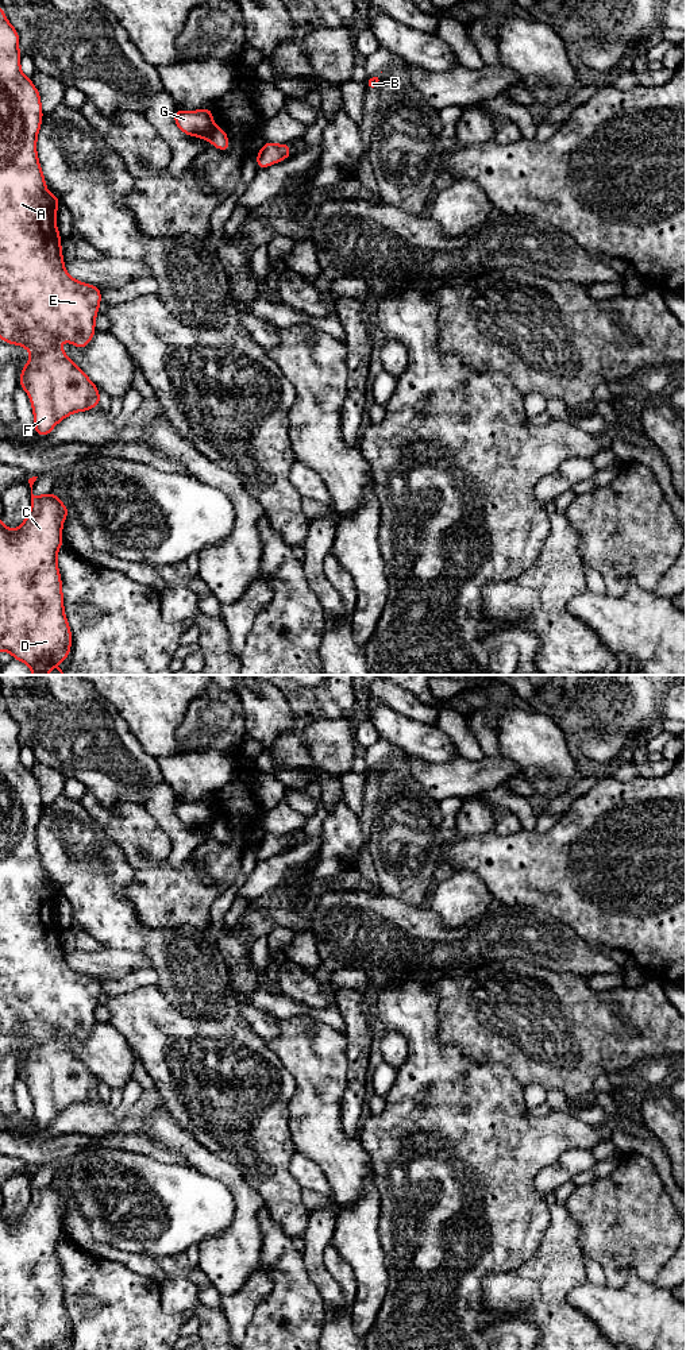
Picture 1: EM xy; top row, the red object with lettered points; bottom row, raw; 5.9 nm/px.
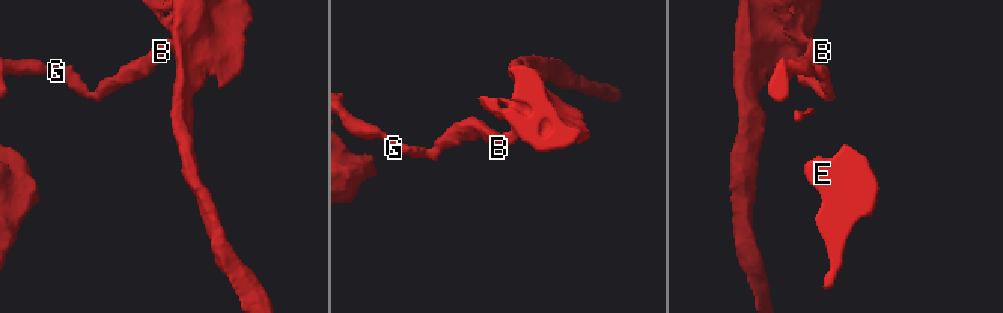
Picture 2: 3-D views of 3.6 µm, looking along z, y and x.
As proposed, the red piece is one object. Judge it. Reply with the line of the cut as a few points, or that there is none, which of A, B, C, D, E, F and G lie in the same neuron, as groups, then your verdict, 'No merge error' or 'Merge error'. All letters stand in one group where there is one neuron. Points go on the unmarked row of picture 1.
Split along xy (212, 816), (199, 826). Groups: A C D E F G / B. Merge error

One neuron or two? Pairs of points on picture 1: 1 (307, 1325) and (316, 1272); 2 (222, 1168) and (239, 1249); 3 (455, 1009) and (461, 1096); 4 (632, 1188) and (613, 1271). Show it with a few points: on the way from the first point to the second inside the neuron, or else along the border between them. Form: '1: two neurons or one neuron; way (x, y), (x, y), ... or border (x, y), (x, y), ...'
1: two neurons; border (303, 1254), (303, 1265), (326, 1304)
2: one neuron; way (241, 1188), (243, 1192), (243, 1229)
3: two neurons; border (438, 1022), (443, 1044), (486, 1061)
4: one neuron; way (631, 1208), (628, 1222), (620, 1231), (617, 1250)

